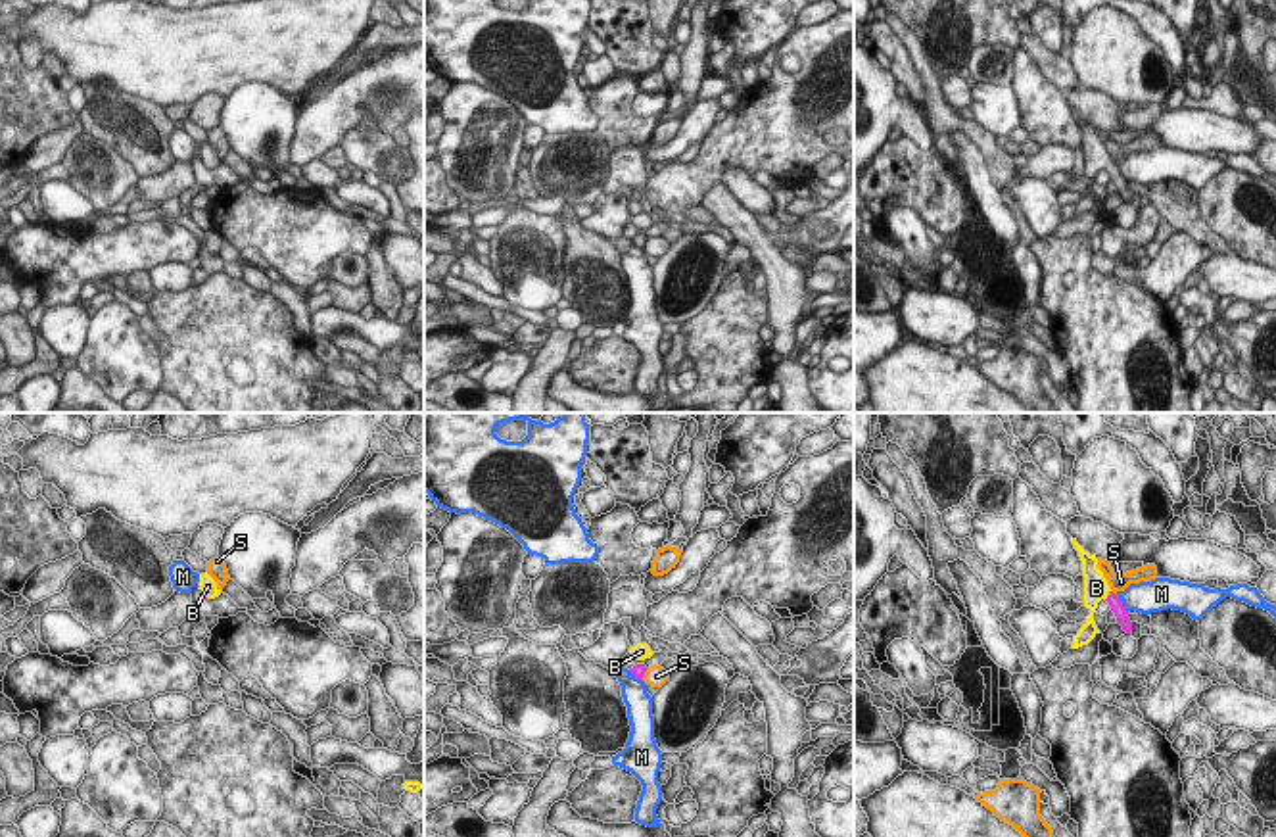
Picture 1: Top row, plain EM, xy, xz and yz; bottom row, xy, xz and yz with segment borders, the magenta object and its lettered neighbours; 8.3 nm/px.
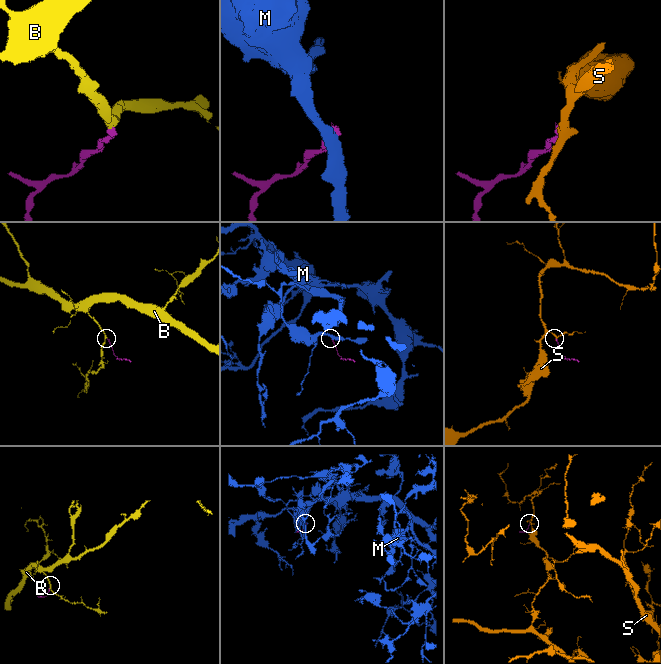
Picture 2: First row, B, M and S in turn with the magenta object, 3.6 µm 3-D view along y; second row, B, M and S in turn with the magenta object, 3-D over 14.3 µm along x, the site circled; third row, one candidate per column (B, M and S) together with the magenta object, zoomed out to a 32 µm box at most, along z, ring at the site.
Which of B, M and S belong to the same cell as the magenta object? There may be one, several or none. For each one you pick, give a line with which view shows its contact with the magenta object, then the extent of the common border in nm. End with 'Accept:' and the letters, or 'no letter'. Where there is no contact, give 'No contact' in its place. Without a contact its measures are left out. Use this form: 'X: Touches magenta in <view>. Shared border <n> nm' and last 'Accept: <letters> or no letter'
B: Touches magenta in yz. Shared border 100 nm
Accept: B.

